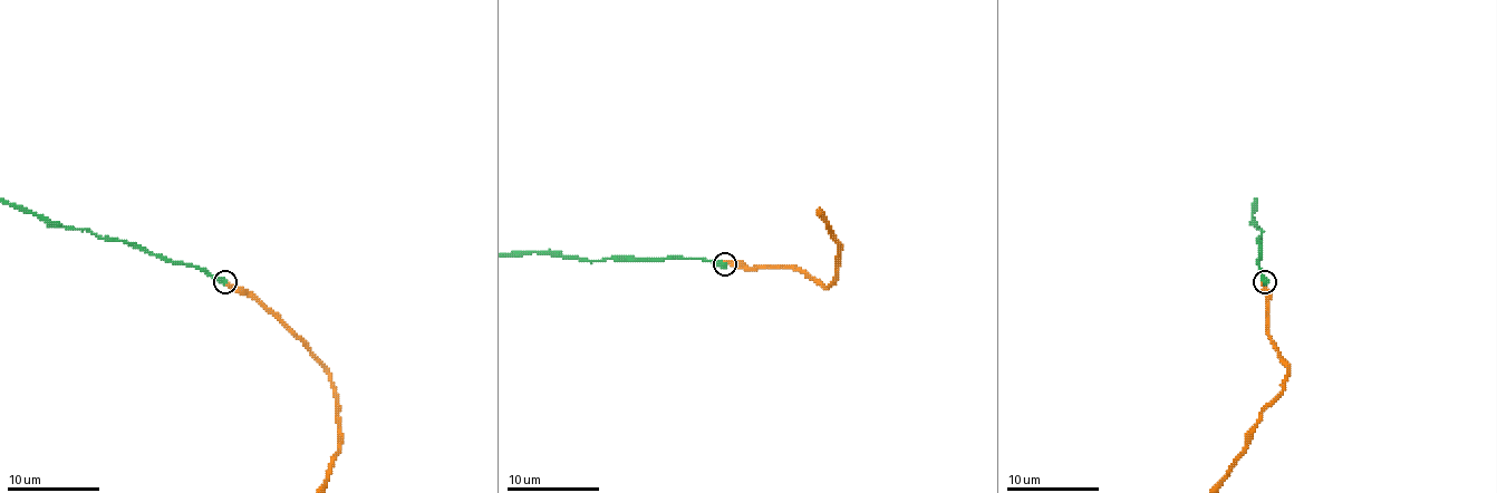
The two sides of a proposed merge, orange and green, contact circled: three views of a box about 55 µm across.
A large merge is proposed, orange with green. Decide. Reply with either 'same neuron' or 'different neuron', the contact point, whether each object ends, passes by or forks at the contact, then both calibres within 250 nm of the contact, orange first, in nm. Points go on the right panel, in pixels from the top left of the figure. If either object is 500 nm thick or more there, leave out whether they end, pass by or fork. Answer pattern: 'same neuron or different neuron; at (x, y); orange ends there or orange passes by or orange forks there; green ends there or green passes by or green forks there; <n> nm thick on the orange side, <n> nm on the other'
different neuron; at (1264, 282); orange ends there; green ends there; 280 nm thick on the orange side, 480 nm on the other

